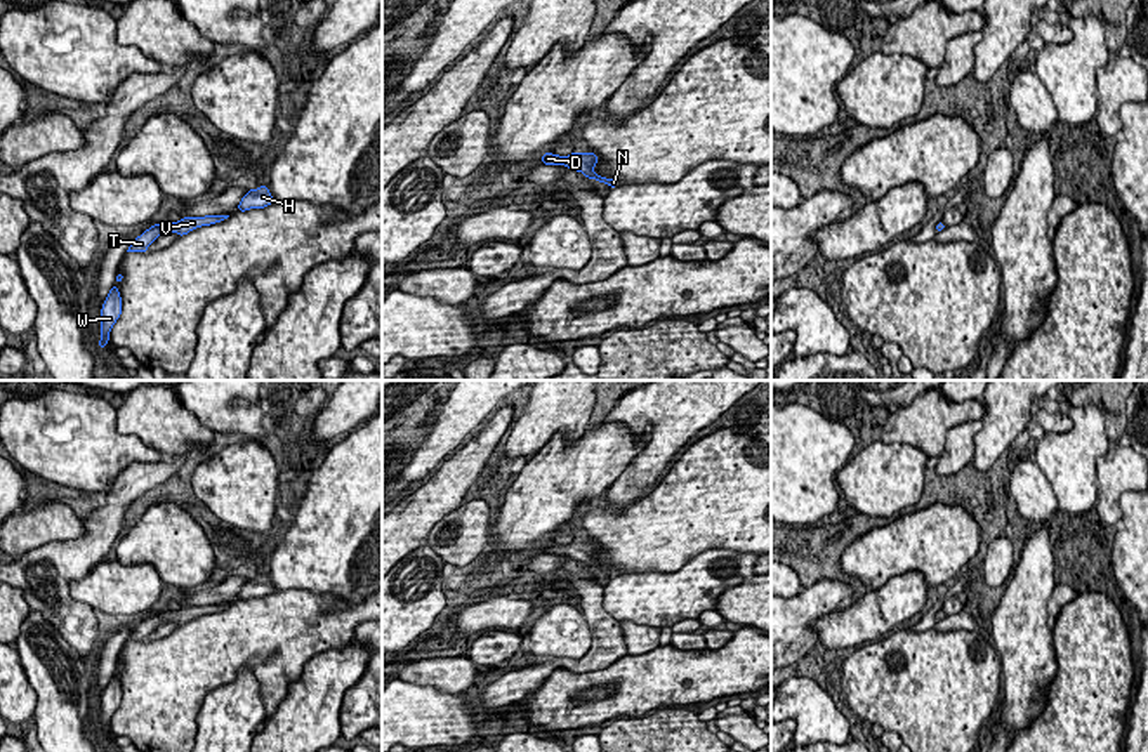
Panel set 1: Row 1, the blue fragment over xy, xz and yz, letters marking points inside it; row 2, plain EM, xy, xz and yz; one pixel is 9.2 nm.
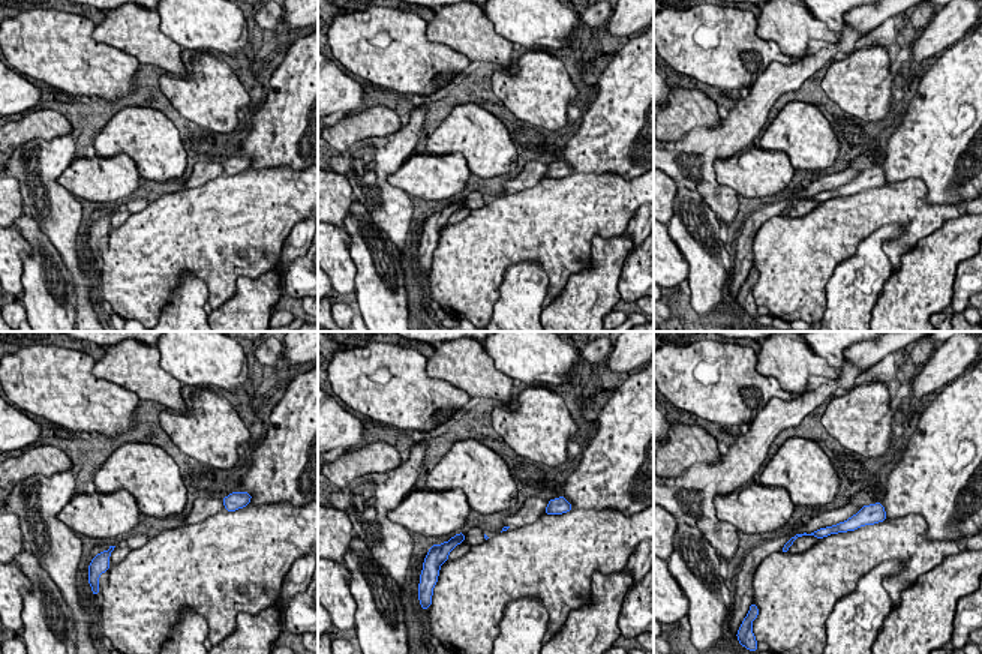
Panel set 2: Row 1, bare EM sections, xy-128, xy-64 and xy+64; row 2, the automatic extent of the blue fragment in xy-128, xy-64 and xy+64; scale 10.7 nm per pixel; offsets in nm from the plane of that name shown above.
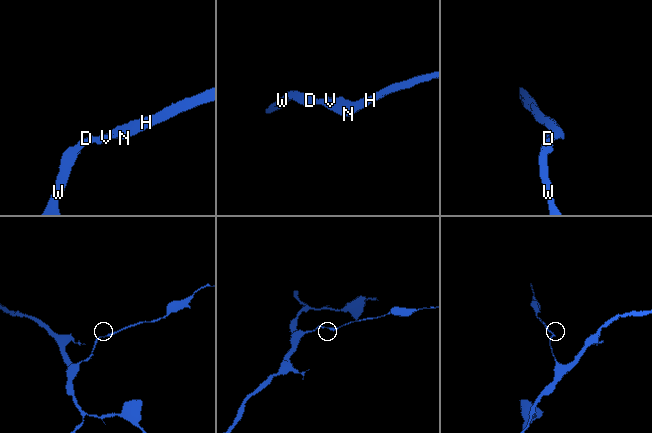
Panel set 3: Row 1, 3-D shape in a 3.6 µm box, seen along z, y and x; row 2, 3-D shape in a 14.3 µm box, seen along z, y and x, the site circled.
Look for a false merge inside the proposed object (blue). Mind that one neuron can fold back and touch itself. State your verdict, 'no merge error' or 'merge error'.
no merge error

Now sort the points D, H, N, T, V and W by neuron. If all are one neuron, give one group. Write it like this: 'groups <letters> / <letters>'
groups D H N T V W

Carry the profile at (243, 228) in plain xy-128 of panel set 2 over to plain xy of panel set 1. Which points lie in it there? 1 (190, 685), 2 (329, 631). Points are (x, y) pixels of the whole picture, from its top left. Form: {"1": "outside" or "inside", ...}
{"1": "inside", "2": "inside"}

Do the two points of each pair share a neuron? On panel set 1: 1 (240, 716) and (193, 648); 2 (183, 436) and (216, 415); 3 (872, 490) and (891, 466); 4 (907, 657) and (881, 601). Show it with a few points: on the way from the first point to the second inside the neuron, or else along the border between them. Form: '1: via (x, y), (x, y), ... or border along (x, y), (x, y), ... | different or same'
1: border along (249, 666), (205, 697), (197, 721) | different
2: border along (178, 398), (214, 433) | different
3: via (876, 485), (890, 471) | same
4: border along (900, 626), (874, 641) | different

